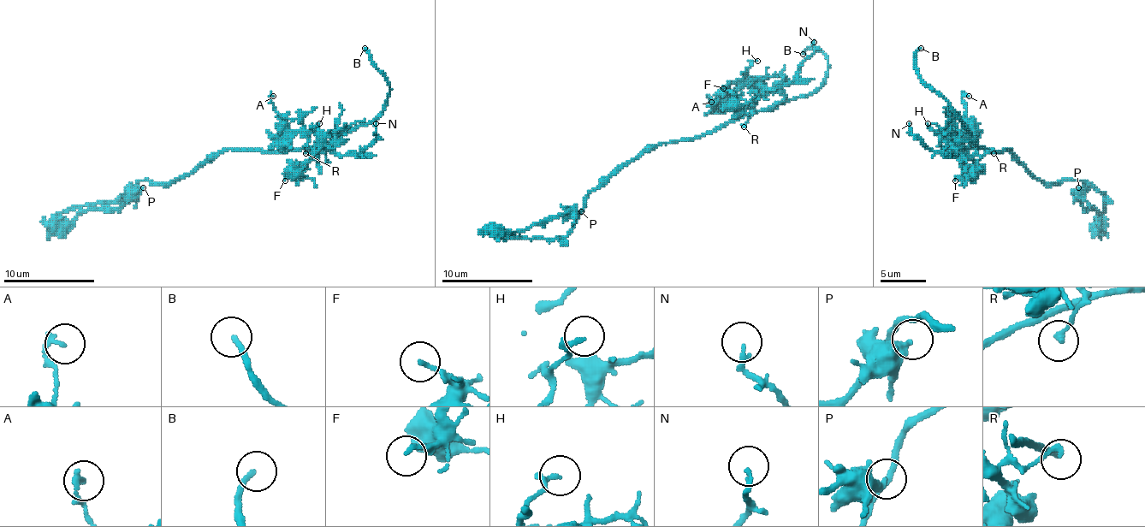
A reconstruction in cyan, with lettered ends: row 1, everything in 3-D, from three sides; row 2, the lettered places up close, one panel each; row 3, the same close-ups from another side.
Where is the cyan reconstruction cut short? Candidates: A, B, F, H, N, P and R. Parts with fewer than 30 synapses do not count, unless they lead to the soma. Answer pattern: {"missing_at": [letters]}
{"missing_at": ["B"]}

